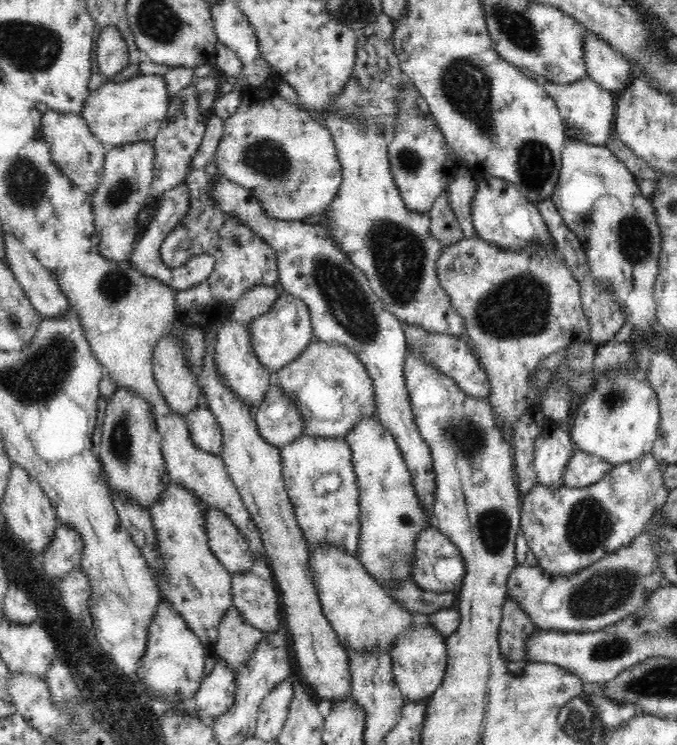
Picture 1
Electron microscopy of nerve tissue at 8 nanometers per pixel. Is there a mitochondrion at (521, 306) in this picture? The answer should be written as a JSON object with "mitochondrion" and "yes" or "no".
{"mitochondrion":"yes"}

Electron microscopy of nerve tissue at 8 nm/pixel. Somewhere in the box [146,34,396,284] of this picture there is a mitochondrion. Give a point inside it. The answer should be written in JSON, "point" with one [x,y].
{"point":[268,158]}

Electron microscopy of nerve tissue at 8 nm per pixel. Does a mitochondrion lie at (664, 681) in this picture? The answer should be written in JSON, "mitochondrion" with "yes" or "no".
{"mitochondrion":"yes"}

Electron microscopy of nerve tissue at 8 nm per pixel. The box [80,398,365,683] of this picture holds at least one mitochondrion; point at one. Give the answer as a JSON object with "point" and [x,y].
{"point":[120,441]}

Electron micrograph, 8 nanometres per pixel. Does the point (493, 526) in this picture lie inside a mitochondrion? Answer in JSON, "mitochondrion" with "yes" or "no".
{"mitochondrion":"yes"}

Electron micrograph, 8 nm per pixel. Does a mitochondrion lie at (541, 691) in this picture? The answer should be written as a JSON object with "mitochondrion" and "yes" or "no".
{"mitochondrion":"no"}

